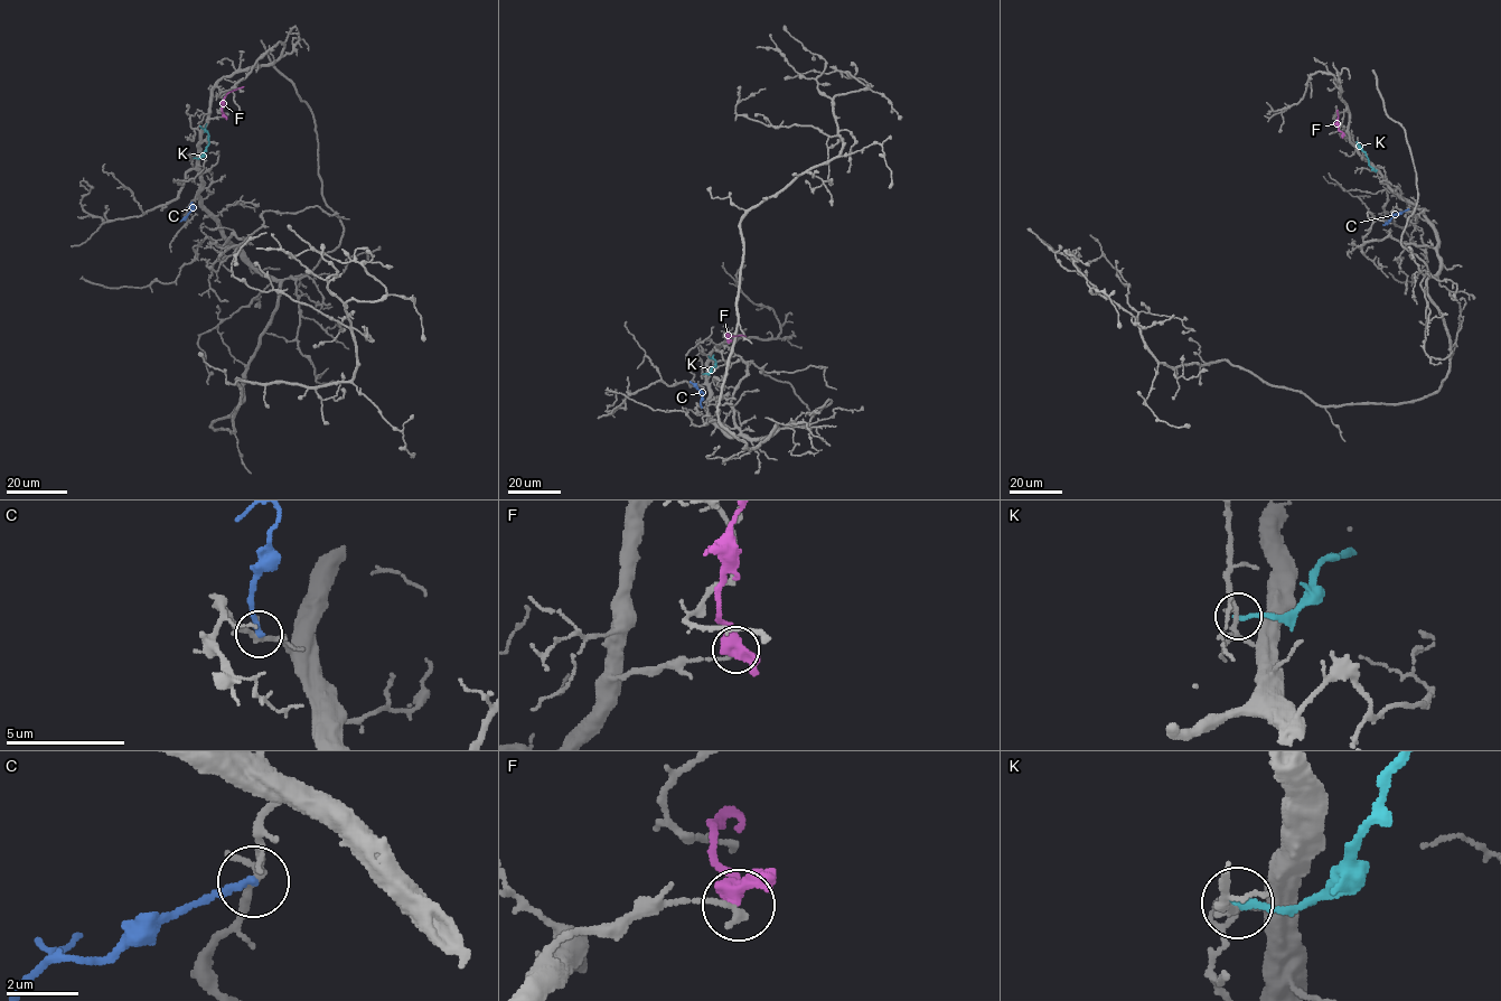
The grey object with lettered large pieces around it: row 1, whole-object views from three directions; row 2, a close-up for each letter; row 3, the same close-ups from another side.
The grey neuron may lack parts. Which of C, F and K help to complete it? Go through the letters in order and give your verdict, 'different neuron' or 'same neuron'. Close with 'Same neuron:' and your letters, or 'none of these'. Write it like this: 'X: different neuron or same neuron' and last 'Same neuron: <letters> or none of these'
C: different neuron
F: different neuron
K: different neuron
Same neuron: none of these

